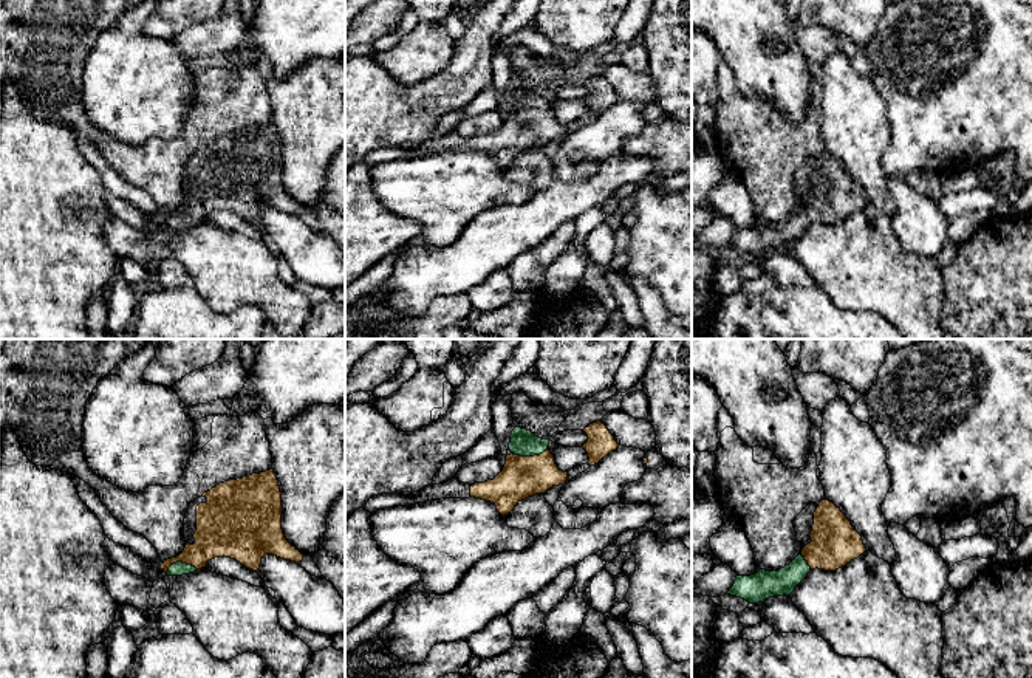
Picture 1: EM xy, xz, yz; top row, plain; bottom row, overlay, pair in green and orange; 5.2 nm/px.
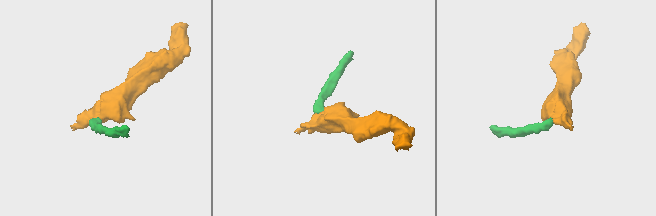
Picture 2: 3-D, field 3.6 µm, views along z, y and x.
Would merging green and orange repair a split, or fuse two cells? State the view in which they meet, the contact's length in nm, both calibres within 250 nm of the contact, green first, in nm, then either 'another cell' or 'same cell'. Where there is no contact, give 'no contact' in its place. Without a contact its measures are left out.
contact in xz; length 190 nm; calibres 140 and 220 nm; same cell

